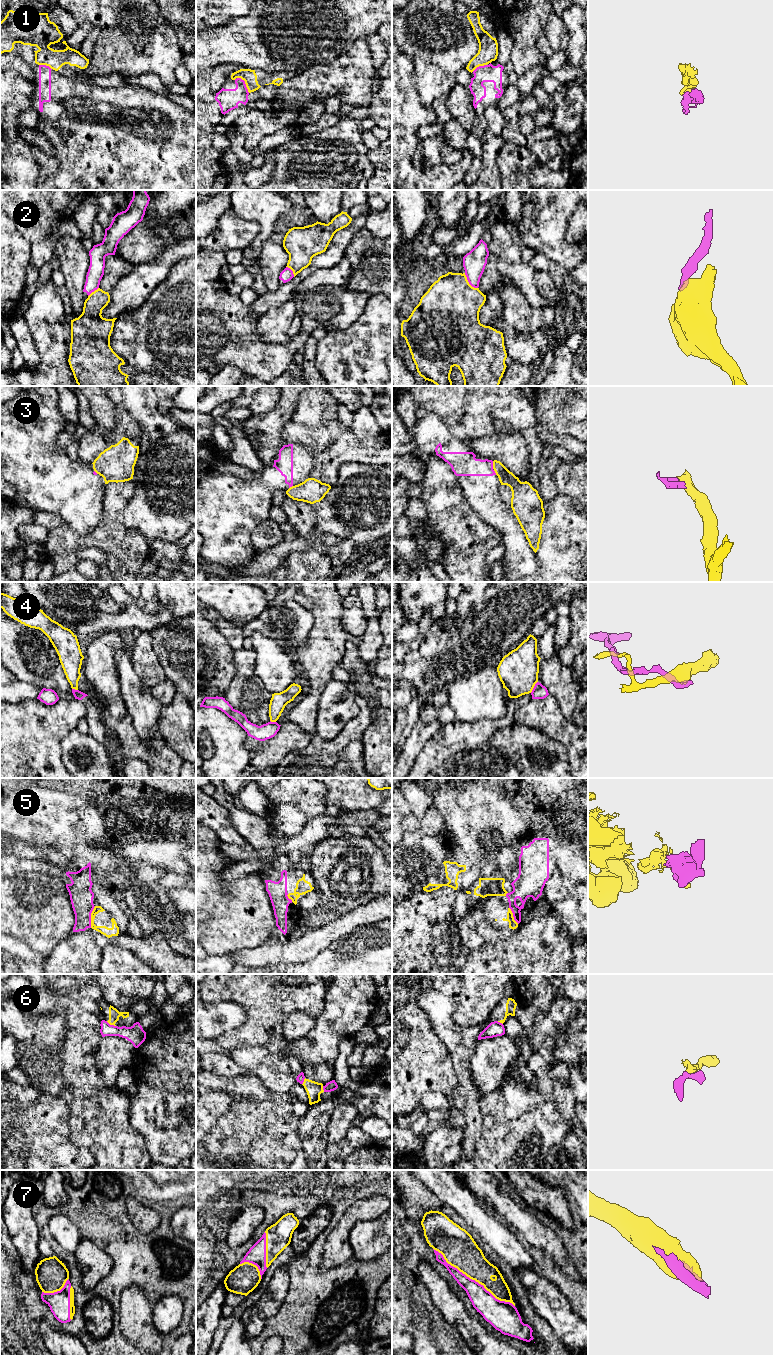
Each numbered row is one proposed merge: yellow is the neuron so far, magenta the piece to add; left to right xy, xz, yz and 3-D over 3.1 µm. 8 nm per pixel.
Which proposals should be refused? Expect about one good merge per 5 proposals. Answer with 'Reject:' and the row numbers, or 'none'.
Reject: 1, 2, 3, 4, 6

